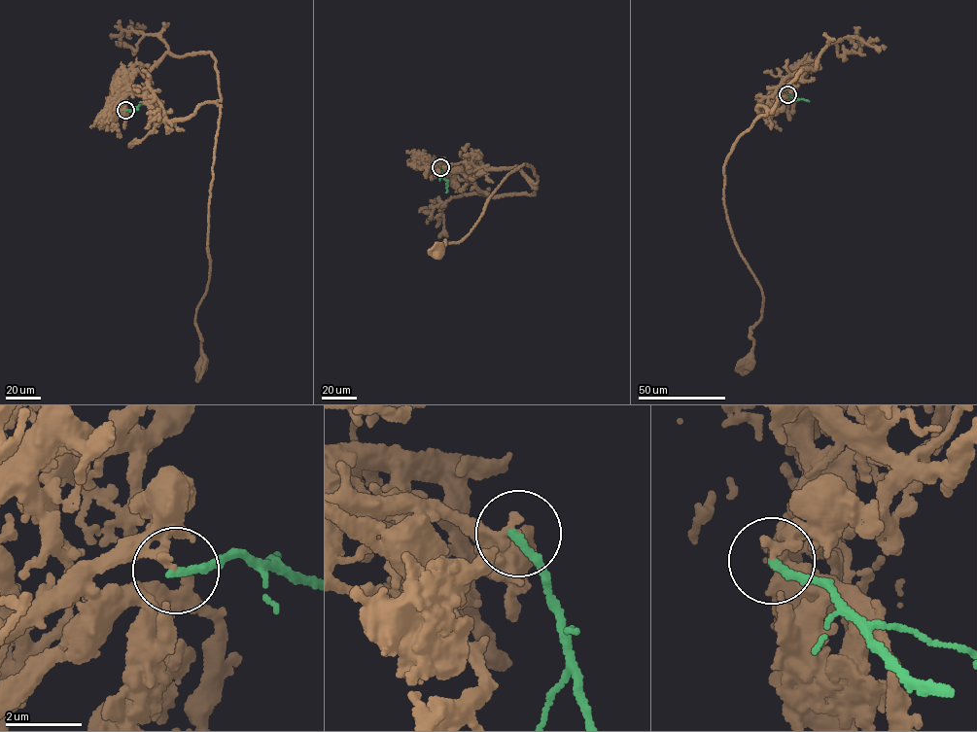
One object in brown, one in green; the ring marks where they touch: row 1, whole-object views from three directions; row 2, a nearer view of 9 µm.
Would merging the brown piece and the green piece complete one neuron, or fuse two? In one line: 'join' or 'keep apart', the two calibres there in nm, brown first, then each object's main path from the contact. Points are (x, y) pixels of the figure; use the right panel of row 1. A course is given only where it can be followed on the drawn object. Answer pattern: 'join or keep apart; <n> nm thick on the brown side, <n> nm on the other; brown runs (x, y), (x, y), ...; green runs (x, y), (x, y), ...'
keep apart; 240 nm thick on the brown side, 220 nm on the other; brown runs (787, 94), (791, 81), (768, 112), (757, 107), (765, 116), (724, 167), (726, 218), (763, 300), (749, 364); green runs (787, 94), (796, 100), (809, 101)

